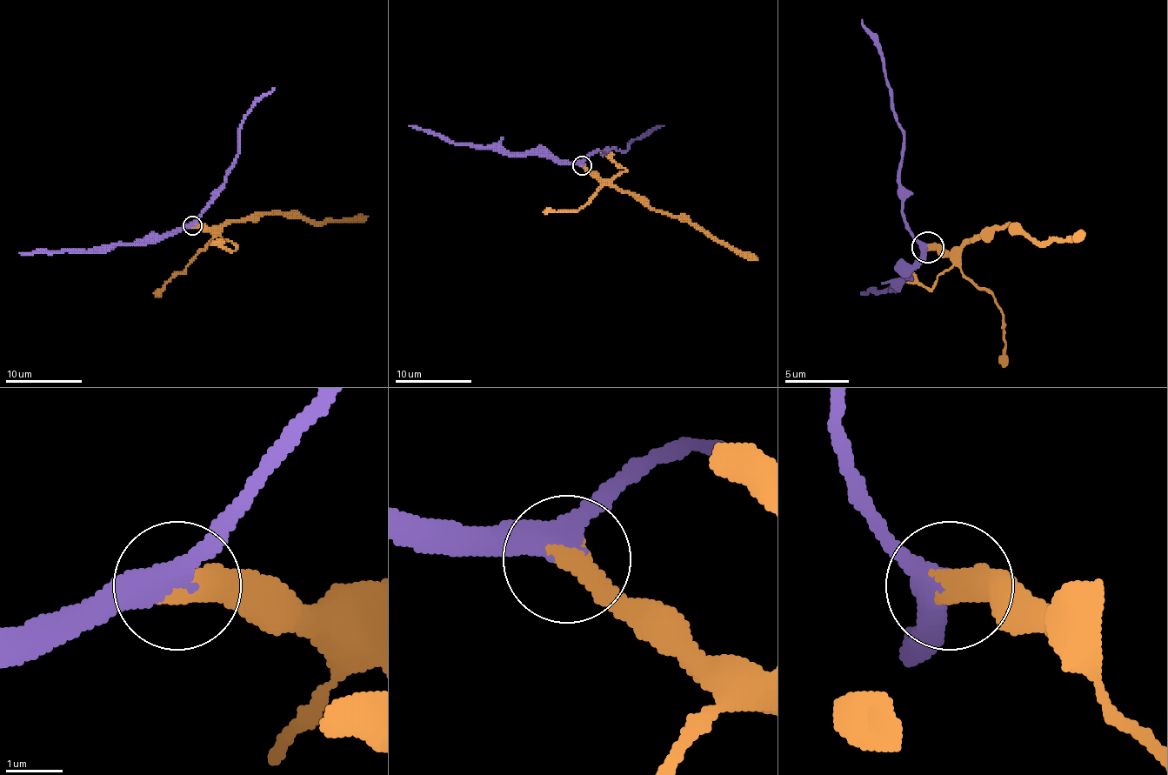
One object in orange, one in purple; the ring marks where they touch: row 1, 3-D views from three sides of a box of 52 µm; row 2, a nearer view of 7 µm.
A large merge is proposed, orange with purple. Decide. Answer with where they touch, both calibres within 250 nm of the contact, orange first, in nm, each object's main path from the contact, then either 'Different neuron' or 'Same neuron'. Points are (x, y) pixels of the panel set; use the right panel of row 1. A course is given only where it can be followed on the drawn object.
Place: (927, 247). Thickness 500 nm (orange) against 420 nm. Course of orange: (928, 248), (953, 250), (966, 241), (998, 229), (1011, 229), (1043, 241), (1075, 241), (1084, 231). Course of purple: (924, 248), (905, 277), (893, 290), (861, 292). Same neuron

